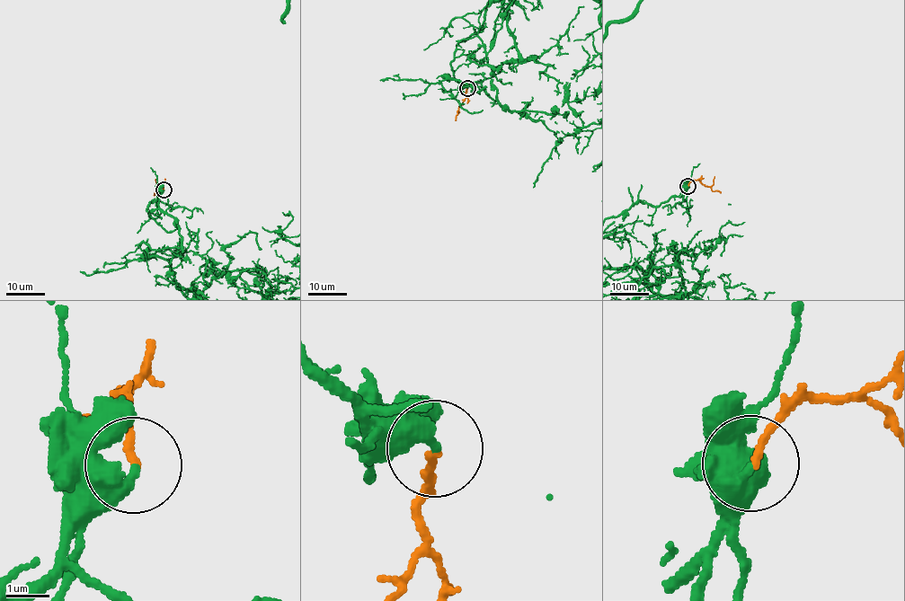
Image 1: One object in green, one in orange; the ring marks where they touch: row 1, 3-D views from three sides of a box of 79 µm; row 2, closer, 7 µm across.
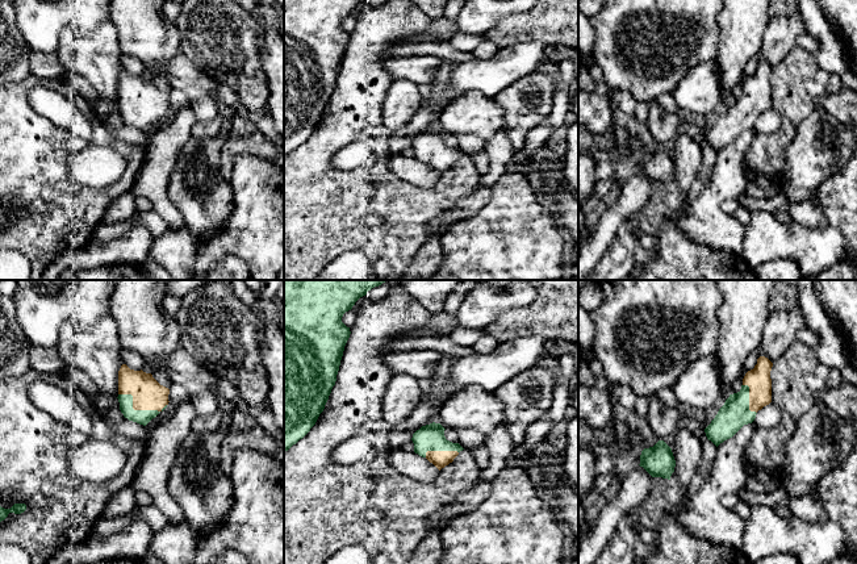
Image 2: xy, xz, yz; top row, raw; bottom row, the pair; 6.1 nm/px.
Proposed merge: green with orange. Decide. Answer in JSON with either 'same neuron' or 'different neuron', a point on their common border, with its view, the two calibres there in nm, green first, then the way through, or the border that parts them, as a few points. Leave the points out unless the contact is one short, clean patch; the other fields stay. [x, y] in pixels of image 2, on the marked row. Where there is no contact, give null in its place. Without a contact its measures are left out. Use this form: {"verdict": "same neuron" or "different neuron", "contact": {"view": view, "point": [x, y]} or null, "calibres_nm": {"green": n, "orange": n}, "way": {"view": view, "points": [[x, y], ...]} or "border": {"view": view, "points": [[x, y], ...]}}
{"verdict": "same neuron", "contact": {"view": "xy", "point": [137, 410]}, "calibres_nm": {"green": 90, "orange": 190}, "way": {"view": "xy", "points": [[142, 417], [137, 410], [139, 401], [147, 393]]}}

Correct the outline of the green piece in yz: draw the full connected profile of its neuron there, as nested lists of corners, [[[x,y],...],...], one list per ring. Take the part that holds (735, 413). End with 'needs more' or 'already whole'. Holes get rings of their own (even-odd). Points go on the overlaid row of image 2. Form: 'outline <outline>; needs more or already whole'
outline [[[760,356],[754,368],[745,373],[741,389],[730,394],[705,429],[707,439],[716,447],[732,438],[744,425],[752,423],[757,411],[772,402],[772,367],[768,358]]]; needs more

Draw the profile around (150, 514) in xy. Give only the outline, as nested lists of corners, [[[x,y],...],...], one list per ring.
[[[154,505],[149,506],[135,506],[135,509],[124,517],[117,518],[104,518],[101,517],[92,534],[99,536],[108,536],[122,531],[133,521],[133,513],[137,513],[141,519],[143,519],[154,531],[160,531],[170,527],[168,518]]]

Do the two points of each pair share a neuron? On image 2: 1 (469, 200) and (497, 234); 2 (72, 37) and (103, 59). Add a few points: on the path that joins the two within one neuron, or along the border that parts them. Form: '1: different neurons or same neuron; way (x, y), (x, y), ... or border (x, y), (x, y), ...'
1: different neurons; border (492, 188), (492, 196), (476, 213), (451, 225)
2: same neuron; way (80, 45), (88, 53), (95, 54)

